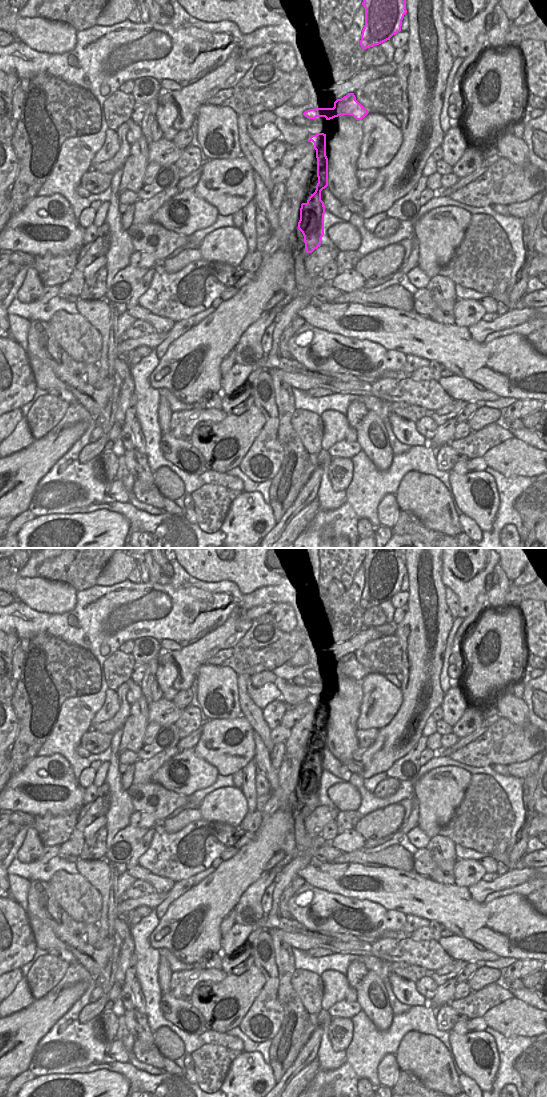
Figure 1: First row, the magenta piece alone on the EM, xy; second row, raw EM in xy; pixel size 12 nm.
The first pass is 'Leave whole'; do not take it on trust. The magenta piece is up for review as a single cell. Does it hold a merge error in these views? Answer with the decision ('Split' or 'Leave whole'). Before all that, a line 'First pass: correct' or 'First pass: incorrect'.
First pass: incorrect
Split.

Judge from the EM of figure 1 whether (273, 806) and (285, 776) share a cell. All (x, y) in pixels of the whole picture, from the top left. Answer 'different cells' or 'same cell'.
same cell

